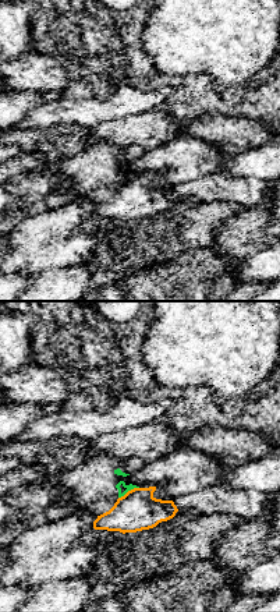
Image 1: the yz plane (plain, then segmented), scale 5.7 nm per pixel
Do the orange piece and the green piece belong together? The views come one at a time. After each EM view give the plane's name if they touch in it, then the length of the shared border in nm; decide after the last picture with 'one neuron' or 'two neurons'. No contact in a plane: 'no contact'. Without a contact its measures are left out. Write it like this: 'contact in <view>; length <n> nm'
contact in yz; length 140 nm

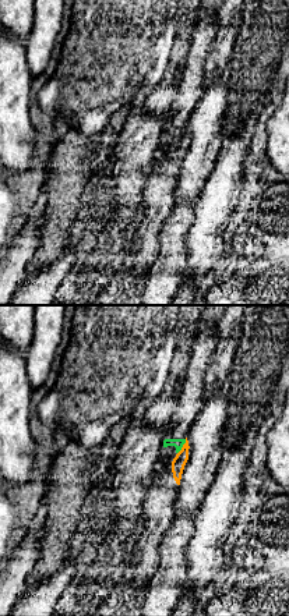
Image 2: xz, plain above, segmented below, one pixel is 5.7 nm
contact in xz; length 100 nm

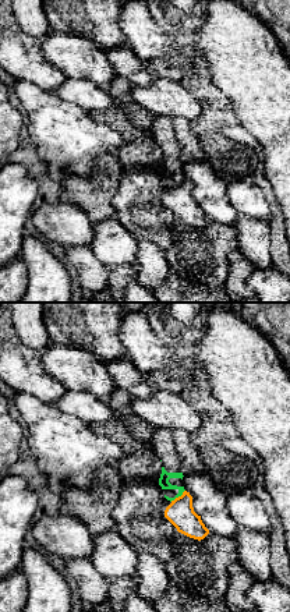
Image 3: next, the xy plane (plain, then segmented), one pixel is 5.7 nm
contact in xy; length 110 nm

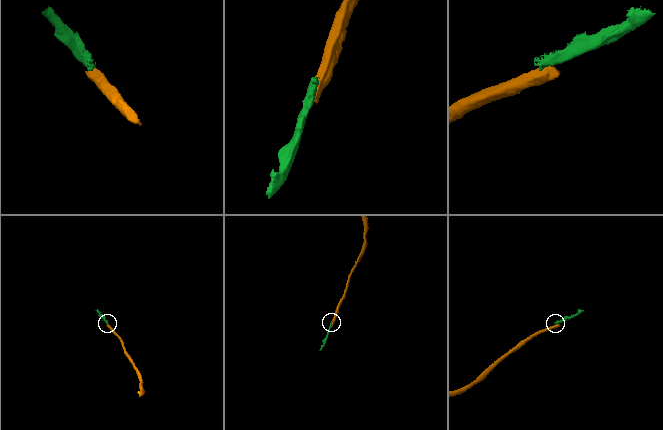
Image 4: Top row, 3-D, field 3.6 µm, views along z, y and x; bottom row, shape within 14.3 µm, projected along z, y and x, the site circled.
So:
two neurons

